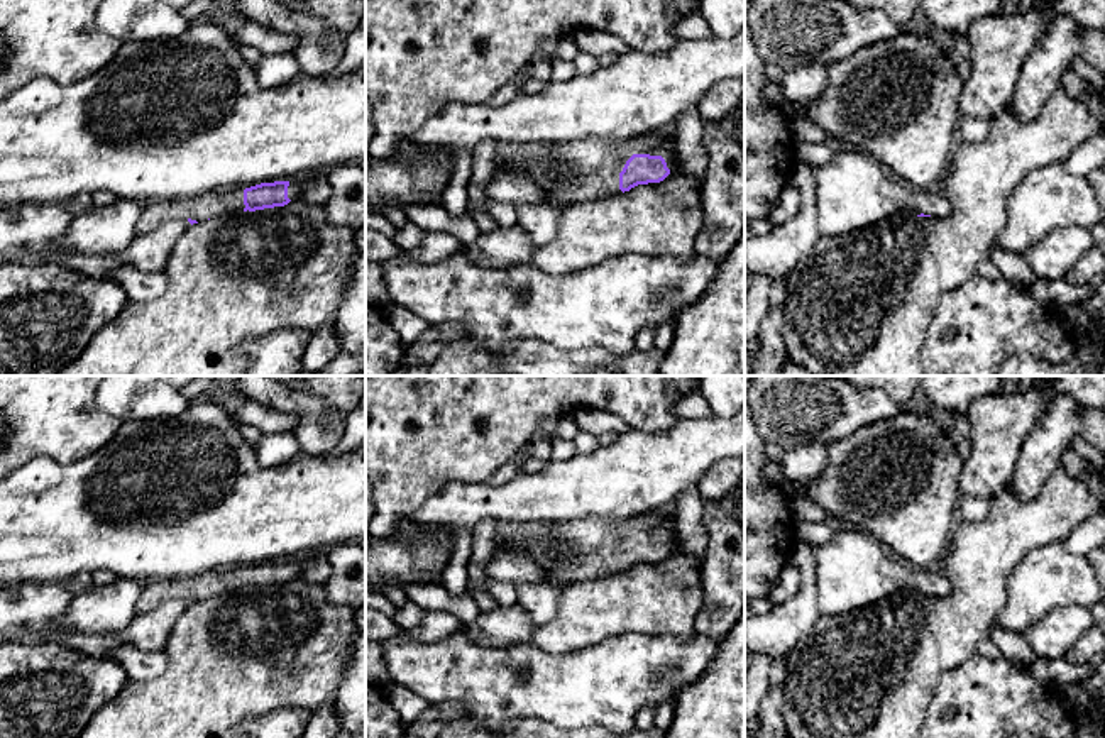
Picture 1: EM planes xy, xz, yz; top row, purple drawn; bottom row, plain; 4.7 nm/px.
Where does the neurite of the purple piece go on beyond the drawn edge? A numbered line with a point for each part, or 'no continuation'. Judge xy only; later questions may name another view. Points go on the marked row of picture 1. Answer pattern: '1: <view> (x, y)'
1: xy (296, 187)
2: xy (227, 202)

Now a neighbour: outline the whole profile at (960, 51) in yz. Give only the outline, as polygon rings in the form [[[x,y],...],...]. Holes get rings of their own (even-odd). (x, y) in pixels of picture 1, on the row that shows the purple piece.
[[[966,34],[954,36],[954,46],[946,51],[946,58],[954,66],[970,58],[970,44]]]

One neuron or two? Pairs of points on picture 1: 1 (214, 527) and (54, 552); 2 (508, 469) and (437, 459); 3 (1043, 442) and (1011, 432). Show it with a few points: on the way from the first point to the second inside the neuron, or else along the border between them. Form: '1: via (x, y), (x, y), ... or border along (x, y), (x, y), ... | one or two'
1: via (175, 528), (93, 532) | one
2: border along (520, 447), (486, 481) | two
3: border along (1050, 405), (1024, 440), (1011, 474) | two

